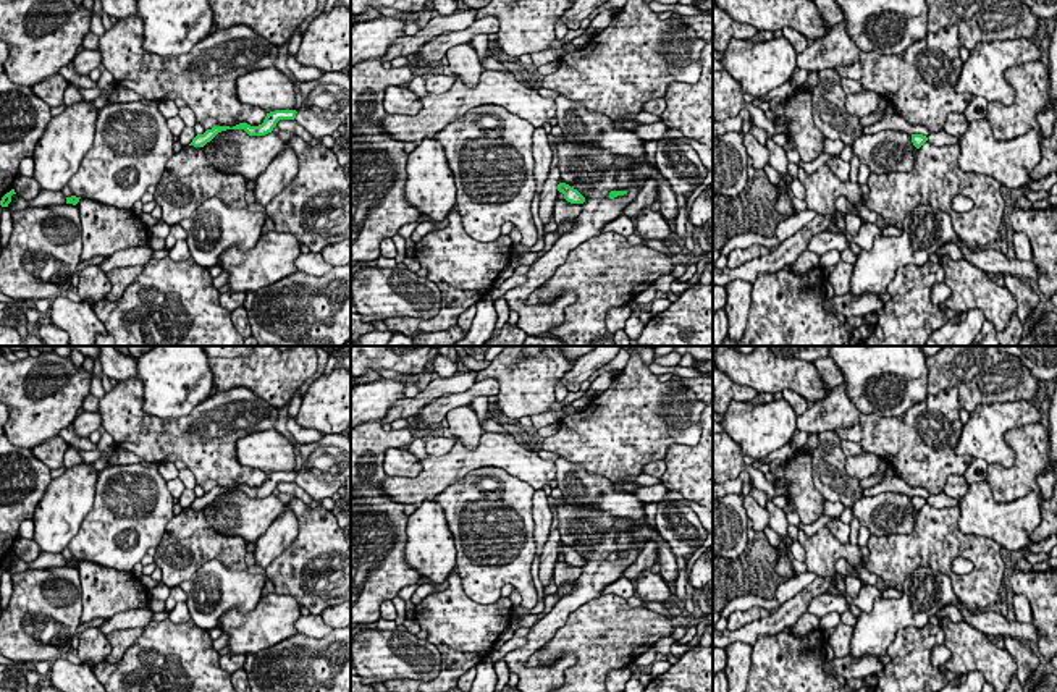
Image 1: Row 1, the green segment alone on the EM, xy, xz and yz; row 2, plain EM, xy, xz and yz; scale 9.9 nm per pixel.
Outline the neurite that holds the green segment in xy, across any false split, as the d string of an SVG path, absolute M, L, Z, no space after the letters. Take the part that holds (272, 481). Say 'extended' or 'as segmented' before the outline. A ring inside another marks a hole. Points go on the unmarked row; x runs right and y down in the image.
as segmented; M275 472L267 475L265 482L259 488L251 488L247 485L239 485L233 490L230 488L213 488L212 492L207 492L204 496L197 496L189 508L194 509L204 509L207 504L210 504L218 495L226 492L244 492L249 498L265 498L273 493L276 485L280 482L294 482L296 472Z

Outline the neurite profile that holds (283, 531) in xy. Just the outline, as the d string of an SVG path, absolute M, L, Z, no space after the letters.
M286 506L267 532L255 542L255 564L267 569L297 537L297 519Z

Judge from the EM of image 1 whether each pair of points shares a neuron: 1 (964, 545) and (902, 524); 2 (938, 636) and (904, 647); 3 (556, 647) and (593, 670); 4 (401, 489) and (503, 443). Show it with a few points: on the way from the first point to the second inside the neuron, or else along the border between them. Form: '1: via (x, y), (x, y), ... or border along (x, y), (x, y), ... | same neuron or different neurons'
1: border along (918, 511), (909, 532), (875, 537) | different neurons
2: via (930, 636), (912, 647) | same neuron
3: via (566, 647), (574, 647), (587, 660) | same neuron
4: via (427, 484), (440, 471), (477, 458) | same neuron

